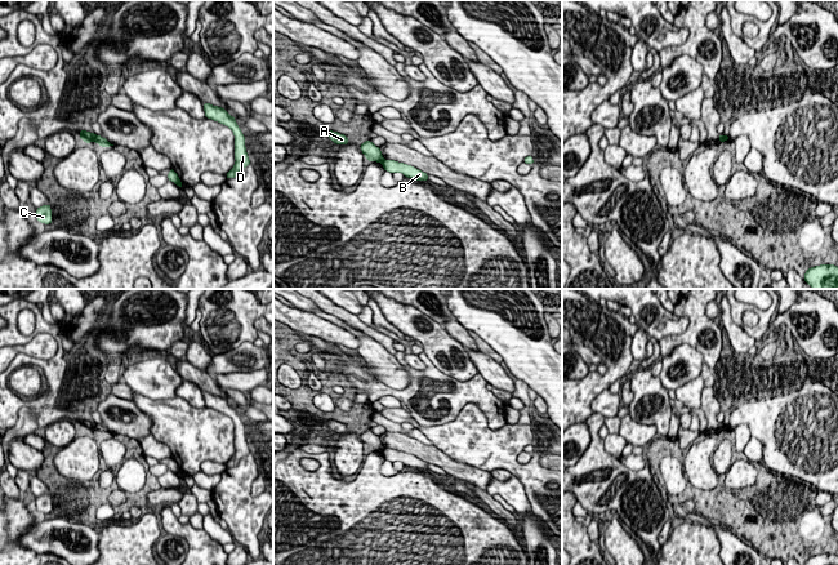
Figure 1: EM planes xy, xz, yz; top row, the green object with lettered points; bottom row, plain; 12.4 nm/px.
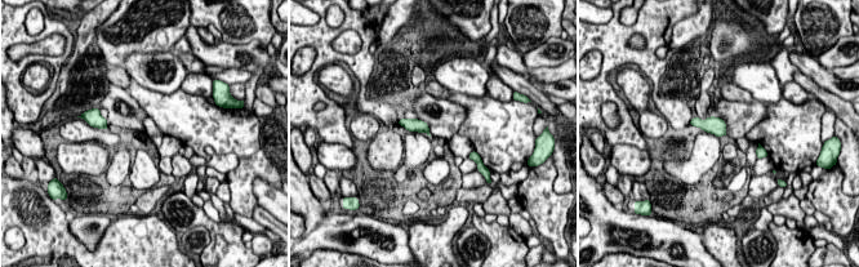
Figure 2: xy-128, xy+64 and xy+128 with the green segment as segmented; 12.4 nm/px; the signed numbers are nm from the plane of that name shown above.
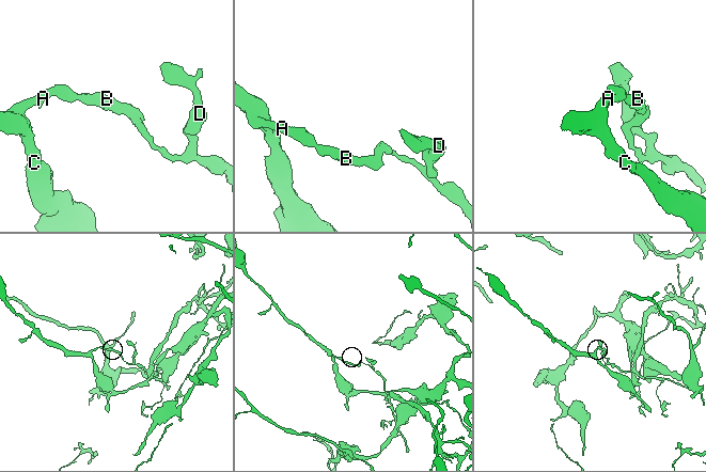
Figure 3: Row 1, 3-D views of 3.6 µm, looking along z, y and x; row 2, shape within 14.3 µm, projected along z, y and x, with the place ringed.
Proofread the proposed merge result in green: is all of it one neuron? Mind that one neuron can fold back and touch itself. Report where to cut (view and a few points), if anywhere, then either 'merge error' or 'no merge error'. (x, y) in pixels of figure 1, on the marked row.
cut in xy along (96, 136), (93, 141); merge error

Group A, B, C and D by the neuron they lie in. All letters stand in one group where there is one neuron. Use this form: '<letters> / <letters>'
A C / B D

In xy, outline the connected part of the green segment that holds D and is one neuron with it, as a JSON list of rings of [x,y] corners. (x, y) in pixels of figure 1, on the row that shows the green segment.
[[[204,102],[204,111],[205,111],[205,117],[211,119],[214,121],[218,121],[226,126],[228,126],[235,135],[235,165],[233,168],[227,173],[226,178],[235,178],[239,175],[240,170],[250,165],[250,160],[246,152],[245,147],[245,137],[239,128],[236,120],[233,116],[228,114],[222,107],[213,106],[210,103]]]

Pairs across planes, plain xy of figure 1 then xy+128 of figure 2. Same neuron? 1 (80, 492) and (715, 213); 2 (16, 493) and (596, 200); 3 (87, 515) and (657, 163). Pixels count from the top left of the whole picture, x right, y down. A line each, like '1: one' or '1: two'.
1: one
2: two
3: one

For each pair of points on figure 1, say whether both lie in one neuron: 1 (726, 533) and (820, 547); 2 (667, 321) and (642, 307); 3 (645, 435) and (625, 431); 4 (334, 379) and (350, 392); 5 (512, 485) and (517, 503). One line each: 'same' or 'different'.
1: different
2: same
3: same
4: same
5: same

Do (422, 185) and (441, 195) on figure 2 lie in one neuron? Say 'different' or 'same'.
same

